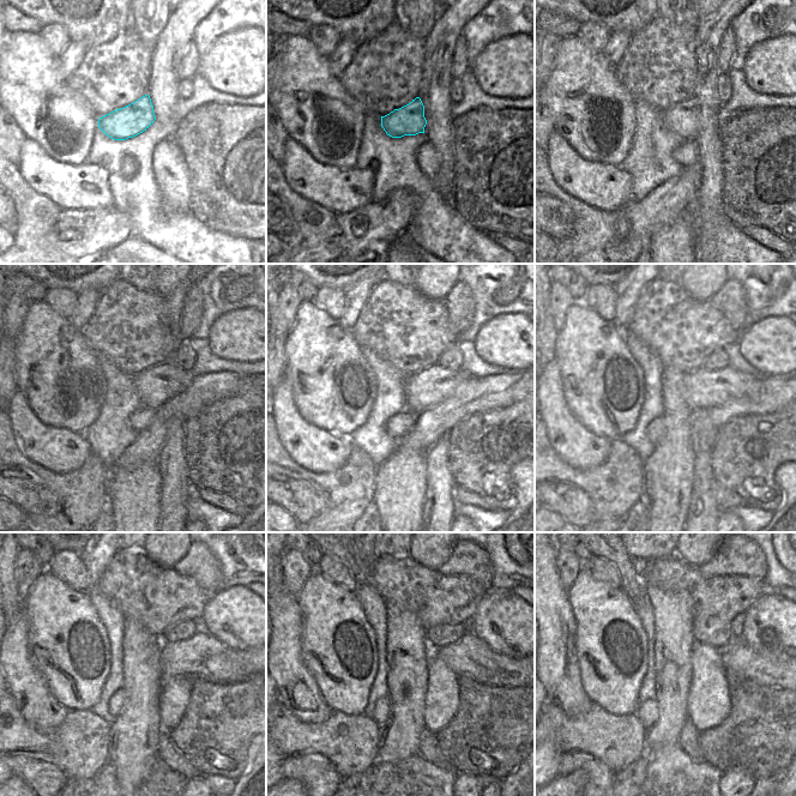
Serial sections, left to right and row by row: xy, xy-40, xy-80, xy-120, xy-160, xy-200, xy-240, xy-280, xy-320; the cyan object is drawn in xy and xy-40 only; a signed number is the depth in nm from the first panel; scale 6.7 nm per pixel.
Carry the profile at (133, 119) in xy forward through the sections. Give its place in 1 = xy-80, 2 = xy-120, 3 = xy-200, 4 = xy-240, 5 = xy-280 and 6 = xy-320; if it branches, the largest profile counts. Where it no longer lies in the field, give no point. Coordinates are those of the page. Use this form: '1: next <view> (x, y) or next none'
1: next xy-80 (683, 118)
2: next xy-120 (156, 386)
3: next xy-200 (704, 389)
4: next xy-240 (201, 656)
5: next xy-280 (470, 657)
6: next xy-320 (737, 657)

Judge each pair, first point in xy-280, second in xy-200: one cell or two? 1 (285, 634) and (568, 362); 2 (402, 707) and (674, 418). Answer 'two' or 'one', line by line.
1: two
2: one

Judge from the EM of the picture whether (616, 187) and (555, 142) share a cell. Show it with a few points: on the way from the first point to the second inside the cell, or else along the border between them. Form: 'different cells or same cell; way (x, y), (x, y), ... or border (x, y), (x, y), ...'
same cell; way (601, 186), (592, 182), (567, 157)

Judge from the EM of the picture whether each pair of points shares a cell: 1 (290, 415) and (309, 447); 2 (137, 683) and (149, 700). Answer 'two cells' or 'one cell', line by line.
1: one cell
2: one cell

